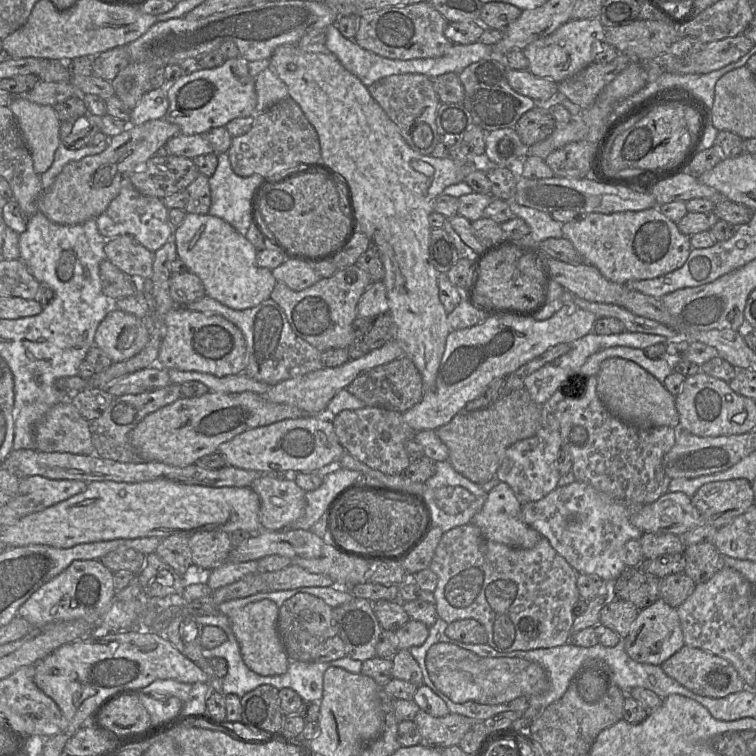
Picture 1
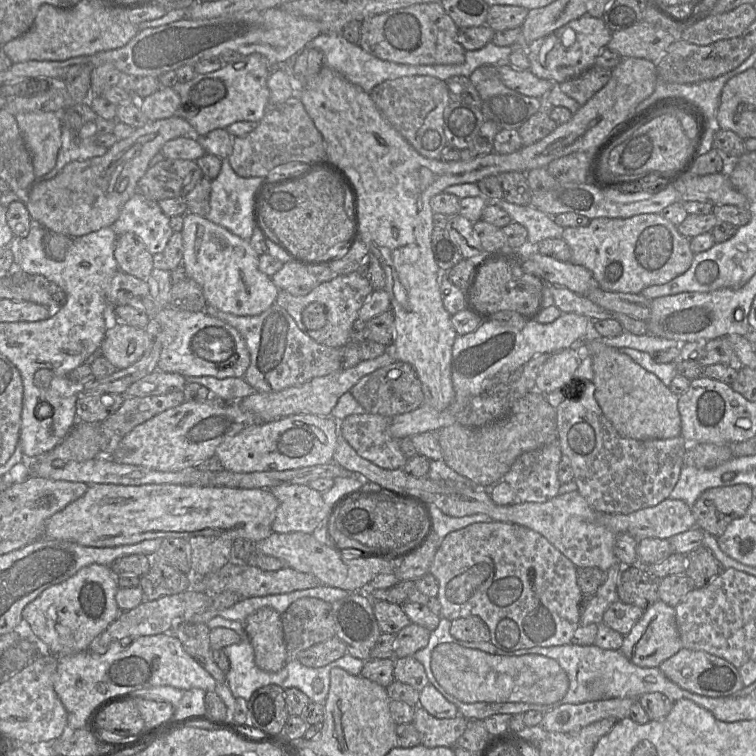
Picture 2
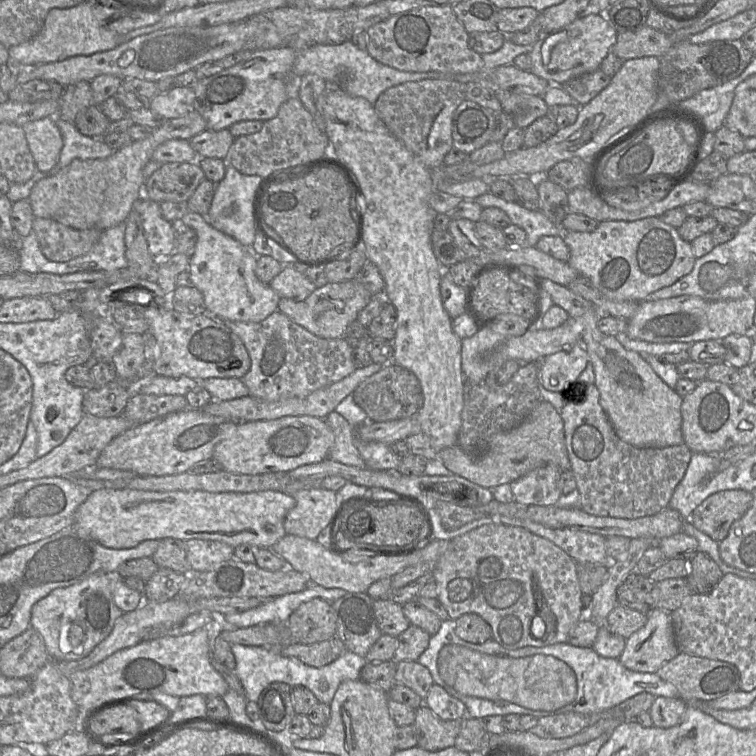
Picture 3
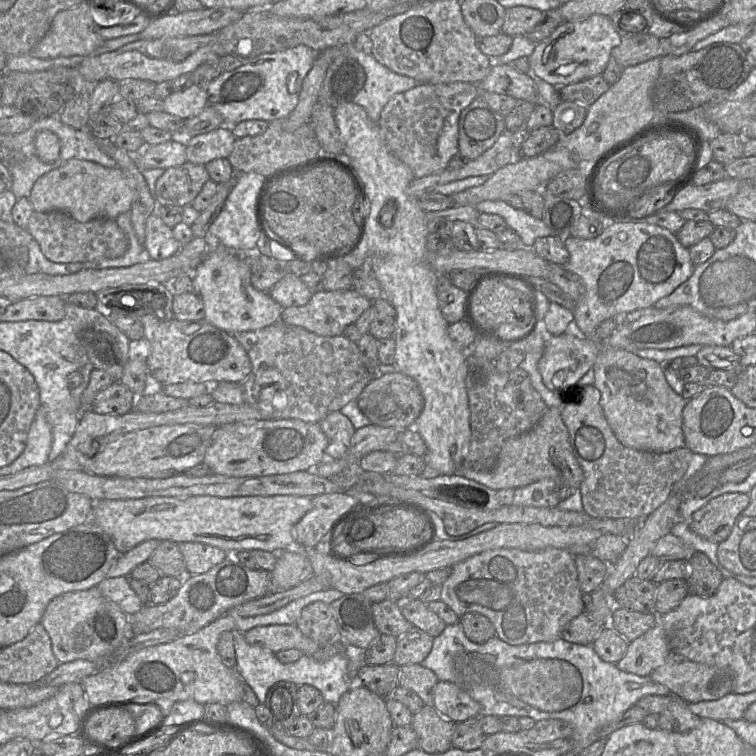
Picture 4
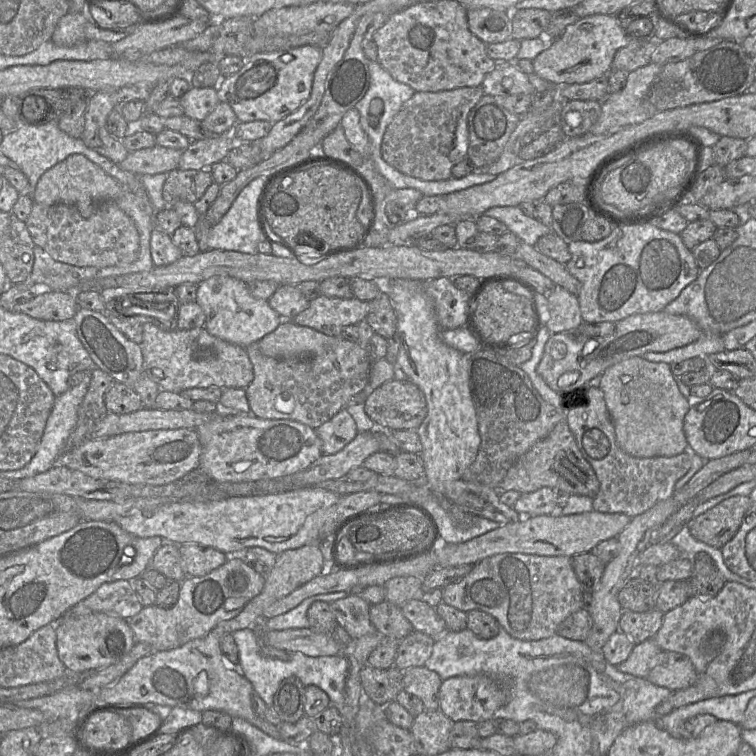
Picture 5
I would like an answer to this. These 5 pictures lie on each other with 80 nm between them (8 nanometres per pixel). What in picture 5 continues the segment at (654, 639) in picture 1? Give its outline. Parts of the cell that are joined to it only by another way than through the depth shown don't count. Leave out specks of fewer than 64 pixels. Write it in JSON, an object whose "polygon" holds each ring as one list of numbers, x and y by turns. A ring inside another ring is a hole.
{"polygon":[[654,638,635,644,629,657,616,666,623,673,646,678,661,654]]}

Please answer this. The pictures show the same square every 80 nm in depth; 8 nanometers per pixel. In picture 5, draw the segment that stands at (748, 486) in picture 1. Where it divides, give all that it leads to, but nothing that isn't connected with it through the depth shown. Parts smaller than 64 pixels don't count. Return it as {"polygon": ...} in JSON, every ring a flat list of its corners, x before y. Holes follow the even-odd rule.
{"polygon":[[749,496,725,499,693,517,688,524,689,532,696,540,721,550,737,533,750,507]]}

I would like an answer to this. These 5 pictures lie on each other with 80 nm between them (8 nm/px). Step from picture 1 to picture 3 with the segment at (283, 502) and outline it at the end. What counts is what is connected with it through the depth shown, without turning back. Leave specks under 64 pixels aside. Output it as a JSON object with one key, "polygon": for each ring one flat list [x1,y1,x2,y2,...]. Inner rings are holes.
{"polygon":[[323,488,299,490,293,497,295,505,285,517,285,532,311,540,315,540,349,502,349,499,346,499,338,503,336,492]]}

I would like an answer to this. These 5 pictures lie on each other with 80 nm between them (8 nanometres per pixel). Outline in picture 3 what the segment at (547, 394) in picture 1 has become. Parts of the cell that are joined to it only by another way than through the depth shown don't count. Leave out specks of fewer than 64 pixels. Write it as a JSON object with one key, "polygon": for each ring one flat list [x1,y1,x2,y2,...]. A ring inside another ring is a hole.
{"polygon":[[581,343,565,345,563,350,544,357,539,363,539,383,552,392,569,396,580,395,584,388,576,385,577,378,589,362]]}

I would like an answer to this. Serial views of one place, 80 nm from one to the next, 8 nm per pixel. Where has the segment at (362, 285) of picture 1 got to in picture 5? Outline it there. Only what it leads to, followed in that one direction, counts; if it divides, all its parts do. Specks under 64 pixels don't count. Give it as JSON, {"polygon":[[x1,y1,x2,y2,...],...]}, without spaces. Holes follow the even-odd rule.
{"polygon":[[317,295,310,299,307,309,292,319,297,325,340,337,344,327,362,322,369,311,369,303,352,297,330,298]]}

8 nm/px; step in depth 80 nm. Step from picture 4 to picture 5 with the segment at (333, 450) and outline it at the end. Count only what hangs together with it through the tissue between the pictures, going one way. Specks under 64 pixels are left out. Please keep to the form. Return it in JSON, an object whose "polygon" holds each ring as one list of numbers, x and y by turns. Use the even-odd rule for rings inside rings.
{"polygon":[[346,407,315,430,321,439,323,454,342,450,358,434,356,423]]}

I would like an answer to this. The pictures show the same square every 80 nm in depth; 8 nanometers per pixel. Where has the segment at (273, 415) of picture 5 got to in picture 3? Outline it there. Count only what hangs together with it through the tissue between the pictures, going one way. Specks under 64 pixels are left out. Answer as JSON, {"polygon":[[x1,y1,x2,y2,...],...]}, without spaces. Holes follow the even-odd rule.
{"polygon":[[279,310,261,322,225,321,244,343,251,367,242,381,249,395,275,402,310,393,330,386,356,370,351,343,346,338,325,339,296,324]]}

